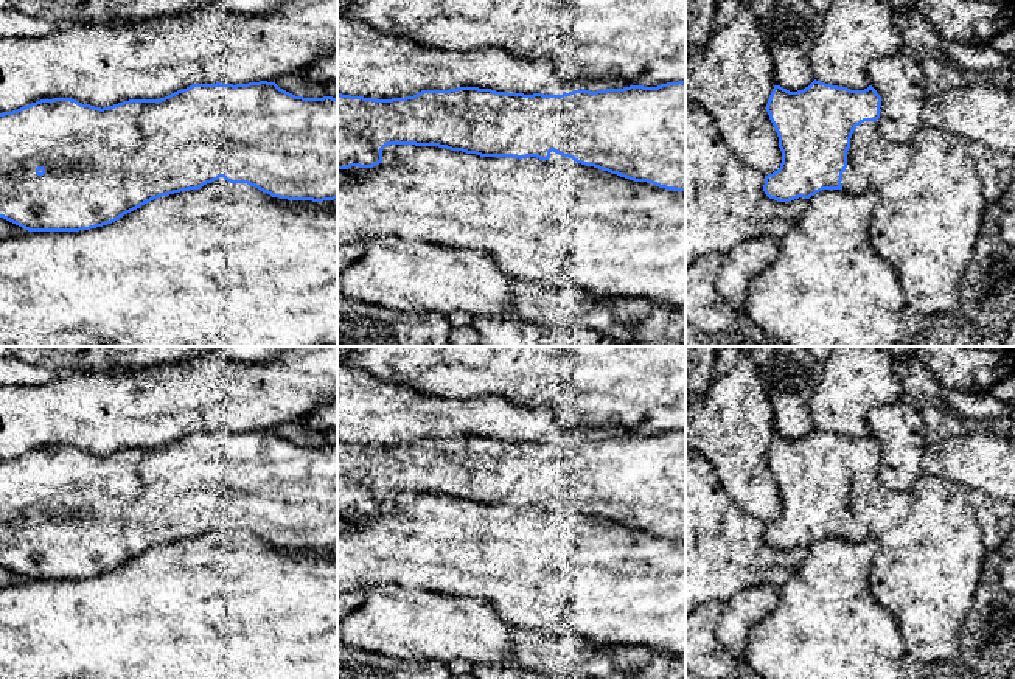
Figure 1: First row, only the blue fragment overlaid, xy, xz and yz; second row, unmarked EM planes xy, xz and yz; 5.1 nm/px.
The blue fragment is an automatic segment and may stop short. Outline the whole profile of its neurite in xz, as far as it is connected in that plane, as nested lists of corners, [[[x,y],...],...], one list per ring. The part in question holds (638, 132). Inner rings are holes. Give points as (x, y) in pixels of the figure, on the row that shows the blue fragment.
[[[685,81],[597,92],[581,89],[563,95],[524,95],[479,87],[421,90],[413,96],[392,99],[337,93],[337,169],[373,168],[382,163],[382,149],[389,145],[438,146],[480,157],[527,158],[566,172],[584,172],[591,183],[598,176],[620,176],[685,191]]]

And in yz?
[[[821,81],[790,92],[774,85],[766,112],[779,137],[782,163],[777,171],[765,176],[763,191],[777,202],[810,199],[822,190],[844,190],[852,194],[872,190],[869,177],[850,163],[850,138],[856,127],[872,124],[878,127],[881,96],[869,85],[864,90],[850,90]]]

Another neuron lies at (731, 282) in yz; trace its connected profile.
[[[762,236],[748,239],[721,255],[715,287],[732,305],[738,317],[745,312],[749,281],[777,258],[779,249],[779,239]]]

